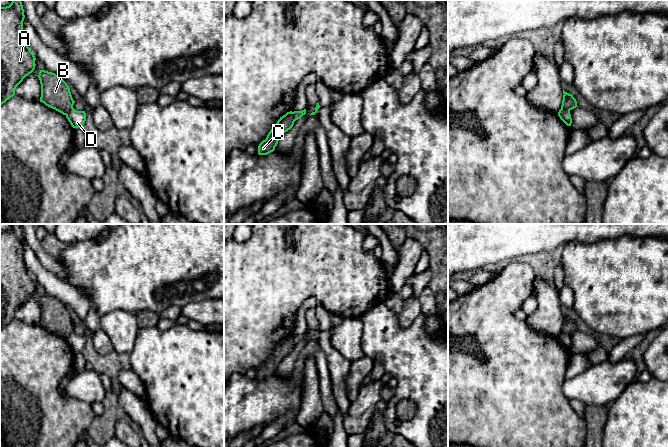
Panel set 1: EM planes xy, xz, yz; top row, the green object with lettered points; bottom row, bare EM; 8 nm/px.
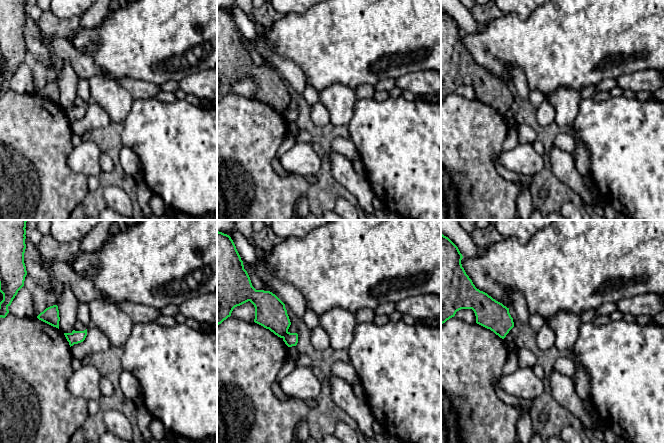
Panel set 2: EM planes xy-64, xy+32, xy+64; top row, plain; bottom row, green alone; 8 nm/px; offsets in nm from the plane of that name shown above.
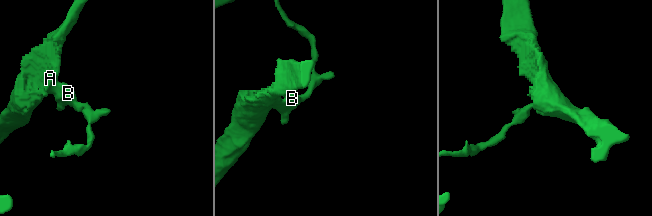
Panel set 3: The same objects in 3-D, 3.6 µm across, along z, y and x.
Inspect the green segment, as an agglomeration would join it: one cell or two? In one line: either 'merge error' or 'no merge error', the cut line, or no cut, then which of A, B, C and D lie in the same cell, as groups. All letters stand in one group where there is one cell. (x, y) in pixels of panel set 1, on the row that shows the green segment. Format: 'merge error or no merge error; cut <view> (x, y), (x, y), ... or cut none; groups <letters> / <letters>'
merge error; cut xz (292, 112), (295, 120); groups A B C / D

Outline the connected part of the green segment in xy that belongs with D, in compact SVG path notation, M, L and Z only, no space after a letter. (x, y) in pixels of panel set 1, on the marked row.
M72 108L67 114L66 118L70 122L73 128L82 128L86 121L86 113L85 111L77 111Z

